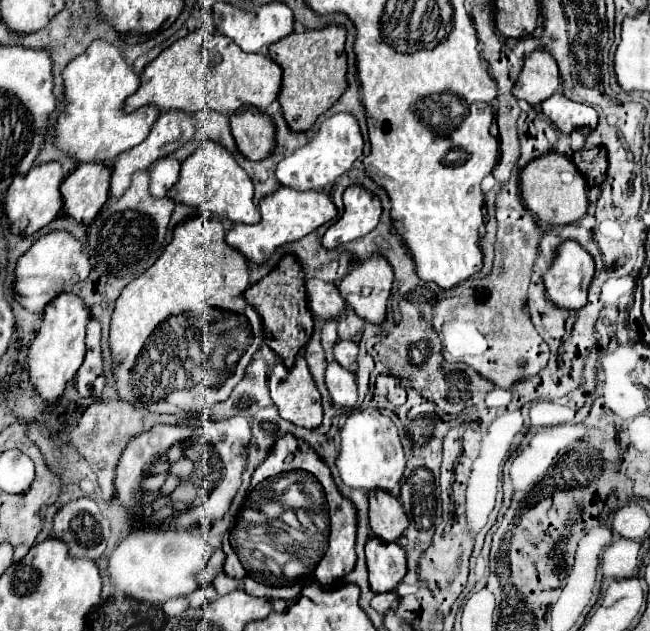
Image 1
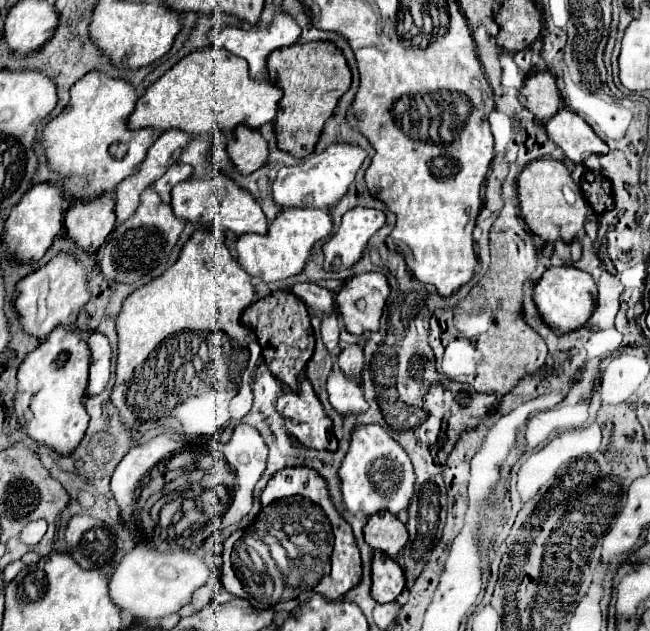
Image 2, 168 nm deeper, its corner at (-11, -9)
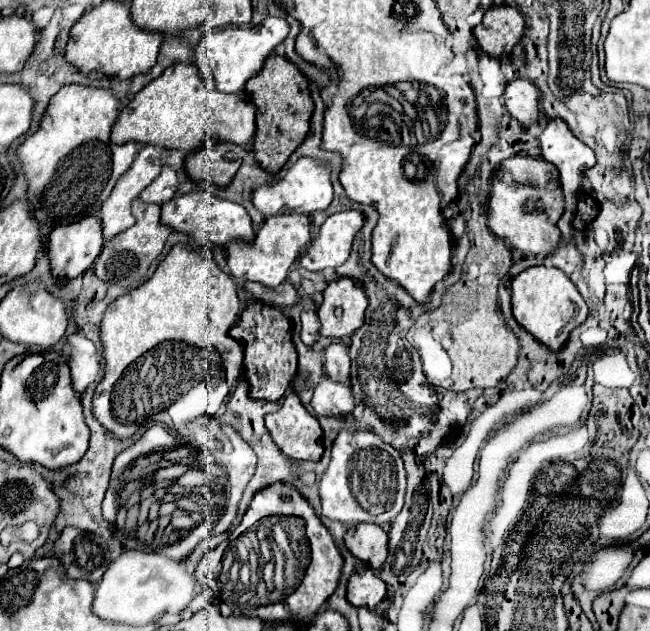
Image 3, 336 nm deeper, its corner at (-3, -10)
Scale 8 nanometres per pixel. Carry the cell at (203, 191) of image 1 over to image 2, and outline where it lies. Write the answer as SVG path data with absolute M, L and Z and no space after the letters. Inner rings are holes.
M204 178L204 180L186 180L172 188L172 202L174 214L184 218L186 222L218 222L234 234L266 234L268 220L256 200L238 184L228 178Z

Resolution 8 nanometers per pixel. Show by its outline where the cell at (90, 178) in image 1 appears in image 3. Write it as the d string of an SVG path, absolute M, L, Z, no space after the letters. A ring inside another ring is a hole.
M88 215L88 217L80 219L78 223L58 225L48 237L48 257L50 257L52 273L58 279L72 279L72 277L82 275L86 269L92 267L94 259L102 251L102 243L104 243L104 239L102 239L102 221L94 215Z

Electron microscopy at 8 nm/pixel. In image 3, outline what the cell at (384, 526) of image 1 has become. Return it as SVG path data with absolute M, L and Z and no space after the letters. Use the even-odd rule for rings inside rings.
M358 523L348 529L346 547L372 569L380 569L388 555L388 533L380 525Z

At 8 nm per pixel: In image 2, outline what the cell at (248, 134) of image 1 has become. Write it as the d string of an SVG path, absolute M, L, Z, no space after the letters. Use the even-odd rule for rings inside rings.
M238 126L230 134L230 138L226 142L226 152L228 152L228 158L232 160L234 168L242 176L252 174L268 160L266 140L262 138L262 134L258 130L252 130L248 126Z

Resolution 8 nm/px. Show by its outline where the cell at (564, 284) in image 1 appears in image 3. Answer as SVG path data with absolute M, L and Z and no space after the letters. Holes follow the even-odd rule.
M530 267L512 279L512 313L516 321L526 327L538 341L550 349L560 349L570 331L586 321L588 307L576 285L558 267Z

